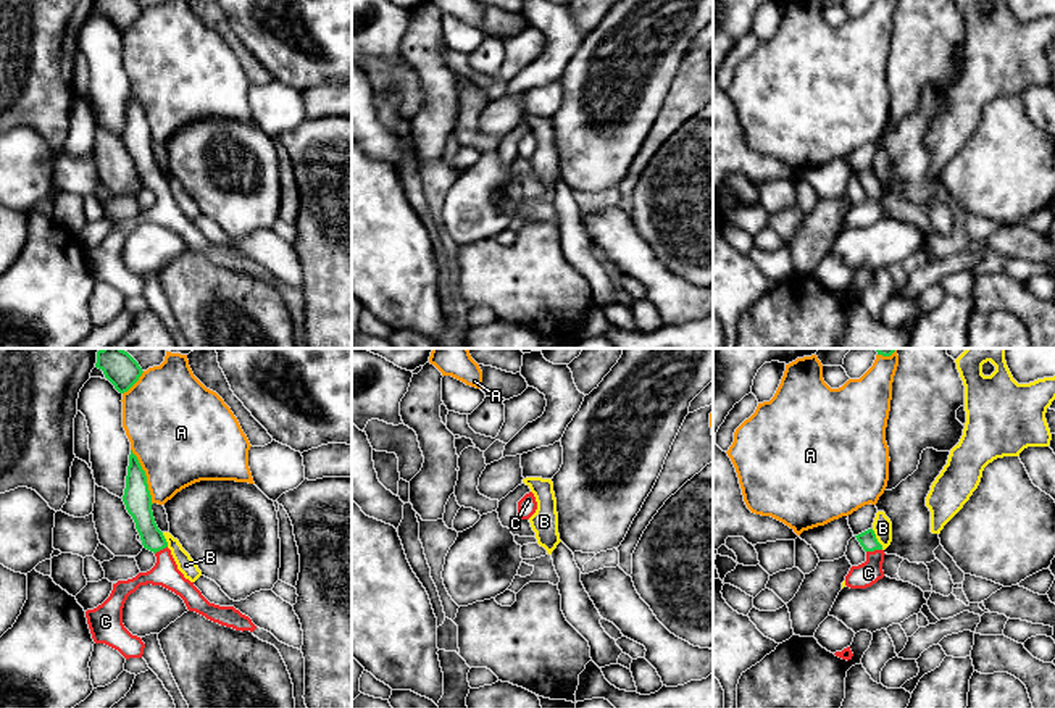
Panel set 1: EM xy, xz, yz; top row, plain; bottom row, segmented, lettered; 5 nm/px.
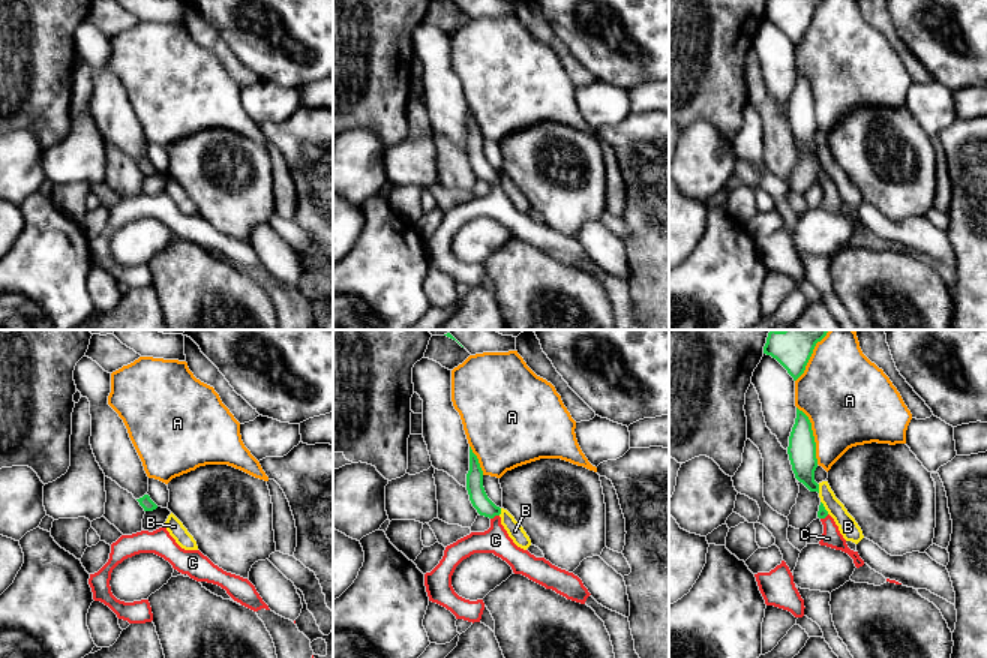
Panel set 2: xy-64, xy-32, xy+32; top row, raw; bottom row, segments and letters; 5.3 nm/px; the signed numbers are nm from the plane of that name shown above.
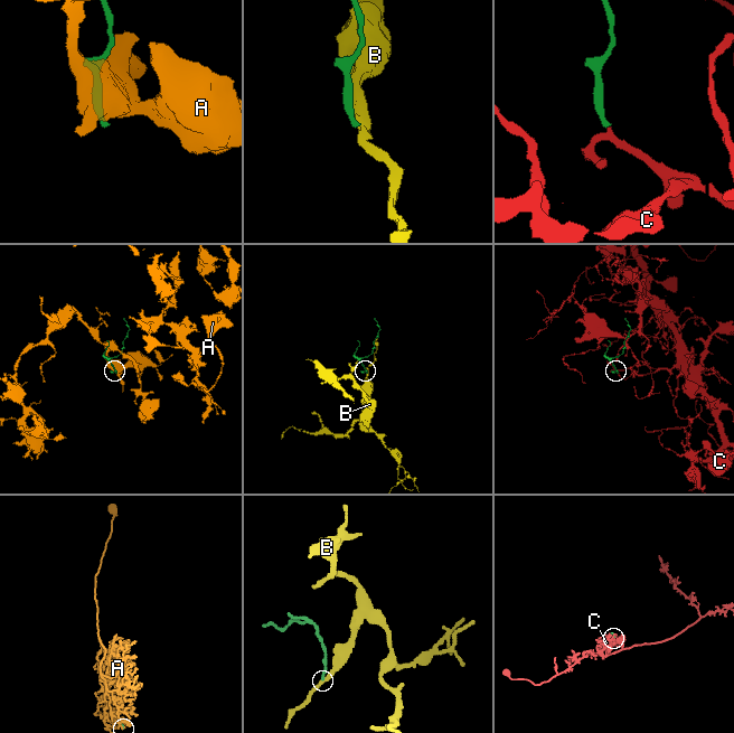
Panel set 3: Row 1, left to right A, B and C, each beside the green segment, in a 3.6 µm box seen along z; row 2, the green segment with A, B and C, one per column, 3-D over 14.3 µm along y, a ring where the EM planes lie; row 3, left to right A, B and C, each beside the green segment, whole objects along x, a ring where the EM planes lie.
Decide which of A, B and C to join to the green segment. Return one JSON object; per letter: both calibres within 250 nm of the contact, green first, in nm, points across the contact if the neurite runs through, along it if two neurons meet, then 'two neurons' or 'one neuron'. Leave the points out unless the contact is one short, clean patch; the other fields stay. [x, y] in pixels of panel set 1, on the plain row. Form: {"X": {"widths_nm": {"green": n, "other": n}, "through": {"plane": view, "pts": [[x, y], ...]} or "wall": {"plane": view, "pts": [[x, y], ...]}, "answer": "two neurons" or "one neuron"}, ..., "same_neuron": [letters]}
{"A": {"widths_nm": {"green": 140, "other": 460}, "answer": "two neurons"}, "B": {"widths_nm": {"green": 90, "other": 100}, "wall": {"plane": "yz", "pts": [[871, 168], [883, 187]]}, "answer": "two neurons"}, "C": {"widths_nm": {"green": 90, "other": 120}, "through": {"plane": "yz", "pts": [[867, 178], [873, 189], [873, 205], [868, 212]]}, "answer": "one neuron"}, "same_neuron": ["C"]}

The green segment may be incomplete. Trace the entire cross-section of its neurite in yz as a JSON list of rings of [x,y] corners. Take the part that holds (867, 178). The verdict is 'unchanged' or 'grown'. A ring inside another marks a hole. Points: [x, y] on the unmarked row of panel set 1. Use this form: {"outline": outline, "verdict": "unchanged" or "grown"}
{"outline": [[[868,168],[855,176],[866,190],[866,200],[850,206],[845,214],[845,224],[850,227],[866,227],[884,216],[882,202],[886,192],[873,168]]], "verdict": "grown"}

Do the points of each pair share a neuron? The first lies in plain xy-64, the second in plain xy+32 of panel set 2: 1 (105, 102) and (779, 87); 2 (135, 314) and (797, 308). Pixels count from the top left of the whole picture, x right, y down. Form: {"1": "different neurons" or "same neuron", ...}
{"1": "same neuron", "2": "different neurons"}

